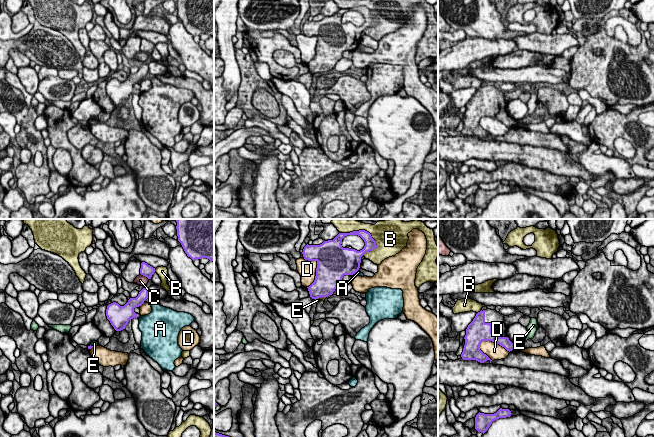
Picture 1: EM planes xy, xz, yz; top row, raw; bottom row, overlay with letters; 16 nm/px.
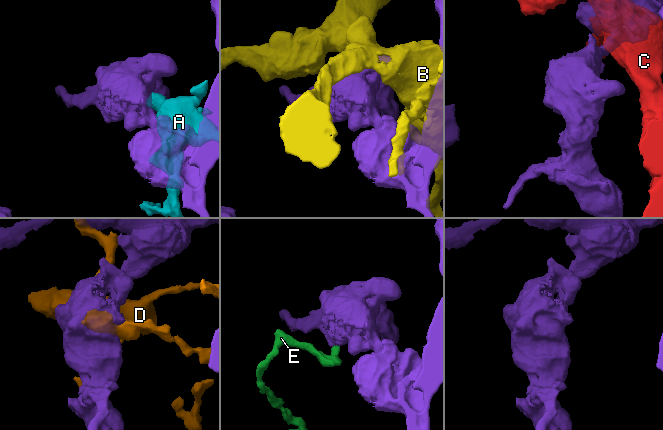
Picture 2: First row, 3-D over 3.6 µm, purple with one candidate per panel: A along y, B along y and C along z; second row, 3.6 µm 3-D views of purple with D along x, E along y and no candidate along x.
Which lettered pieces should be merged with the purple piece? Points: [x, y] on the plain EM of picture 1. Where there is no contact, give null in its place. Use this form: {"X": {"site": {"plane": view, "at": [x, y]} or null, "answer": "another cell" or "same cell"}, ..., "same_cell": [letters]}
{"A": {"site": {"plane": "xz", "at": [356, 47]}, "answer": "another cell"}, "B": {"site": {"plane": "xz", "at": [362, 6]}, "answer": "another cell"}, "C": {"site": {"plane": "xy", "at": [144, 51]}, "answer": "another cell"}, "D": {"site": {"plane": "yz", "at": [494, 118]}, "answer": "another cell"}, "E": {"site": {"plane": "xz", "at": [316, 74]}, "answer": "another cell"}, "same_cell": []}

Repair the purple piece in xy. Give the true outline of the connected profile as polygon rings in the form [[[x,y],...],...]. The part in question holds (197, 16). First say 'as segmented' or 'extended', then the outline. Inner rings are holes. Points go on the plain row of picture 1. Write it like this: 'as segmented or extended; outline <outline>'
as segmented; outline [[[177,0],[178,17],[193,37],[207,34],[214,37],[214,0]]]

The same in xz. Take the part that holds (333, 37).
as segmented; outline [[[365,6],[339,9],[333,16],[320,21],[307,20],[302,28],[304,35],[317,38],[315,56],[307,63],[310,73],[317,75],[332,71],[343,58],[343,52],[355,50],[360,44],[361,33],[376,24],[376,17]],[[347,11],[360,12],[365,18],[364,24],[360,27],[343,24],[342,15]]]

